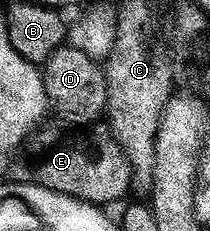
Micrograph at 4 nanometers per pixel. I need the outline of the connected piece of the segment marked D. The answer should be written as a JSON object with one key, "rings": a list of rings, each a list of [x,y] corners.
{"rings":[[[65,43],[54,50],[43,65],[45,100],[48,108],[58,113],[62,122],[92,125],[102,120],[107,99],[104,68],[94,58]]]}

